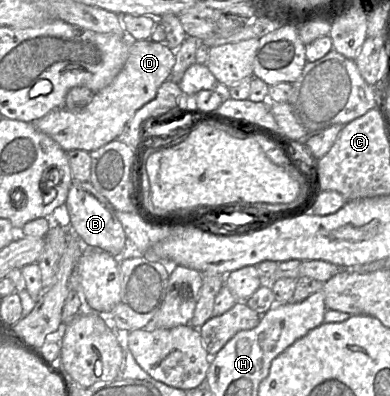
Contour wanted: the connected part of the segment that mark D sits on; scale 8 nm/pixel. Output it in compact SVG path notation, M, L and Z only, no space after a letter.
M132 41L122 70L107 87L94 94L86 107L78 112L65 108L54 110L36 121L35 127L66 152L84 150L90 153L116 140L135 112L152 101L159 87L170 79L175 65L175 52L165 43Z

